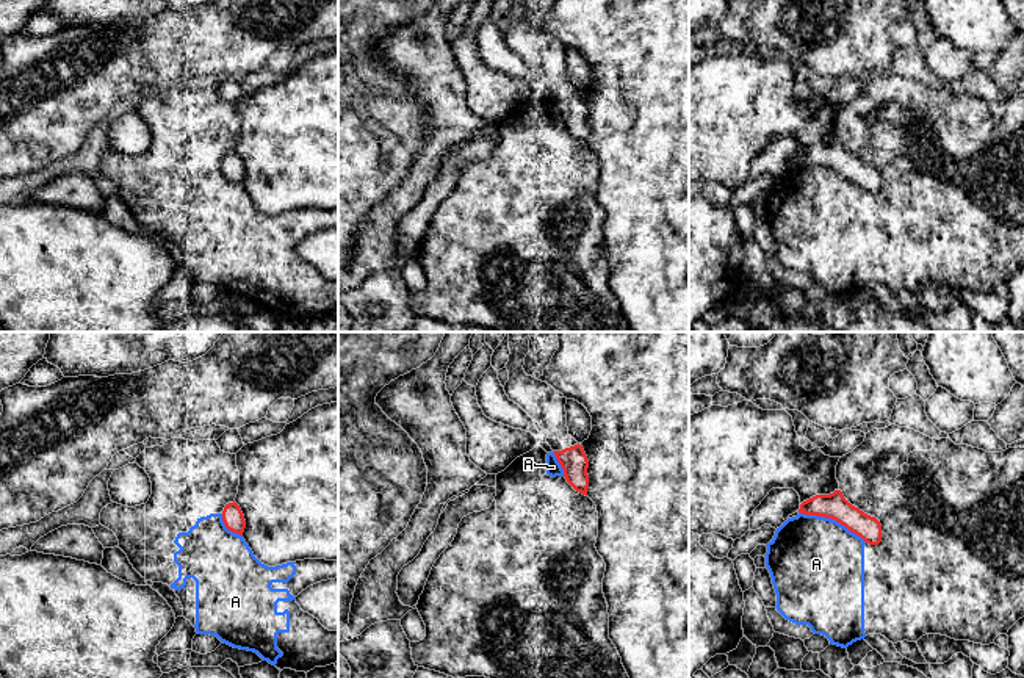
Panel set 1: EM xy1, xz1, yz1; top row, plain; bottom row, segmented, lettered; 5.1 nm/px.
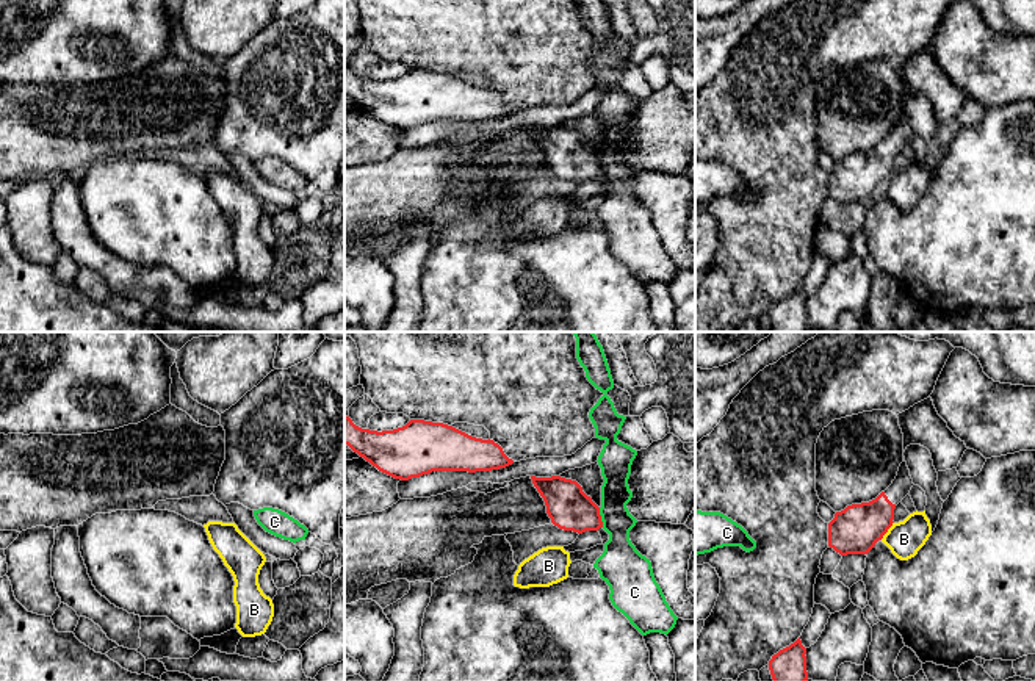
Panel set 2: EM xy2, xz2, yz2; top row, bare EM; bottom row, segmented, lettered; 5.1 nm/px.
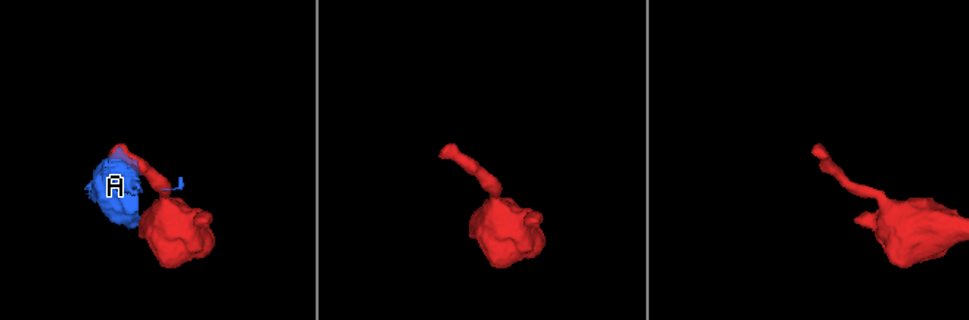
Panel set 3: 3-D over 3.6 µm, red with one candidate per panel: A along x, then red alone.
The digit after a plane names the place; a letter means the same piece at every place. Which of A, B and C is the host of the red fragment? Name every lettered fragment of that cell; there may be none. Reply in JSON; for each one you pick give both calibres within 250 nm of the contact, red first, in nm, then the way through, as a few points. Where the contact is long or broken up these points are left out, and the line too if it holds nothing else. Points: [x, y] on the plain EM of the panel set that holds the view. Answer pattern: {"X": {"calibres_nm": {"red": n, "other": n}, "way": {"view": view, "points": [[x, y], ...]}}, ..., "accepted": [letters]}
{"accepted": []}

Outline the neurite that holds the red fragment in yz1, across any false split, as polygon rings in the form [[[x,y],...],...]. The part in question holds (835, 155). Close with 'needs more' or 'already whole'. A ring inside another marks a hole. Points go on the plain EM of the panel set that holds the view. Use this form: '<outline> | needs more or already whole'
[[[835,139],[830,144],[816,144],[803,150],[799,161],[836,169],[869,194],[878,194],[882,191],[880,171],[852,155],[841,139]]] | already whole

